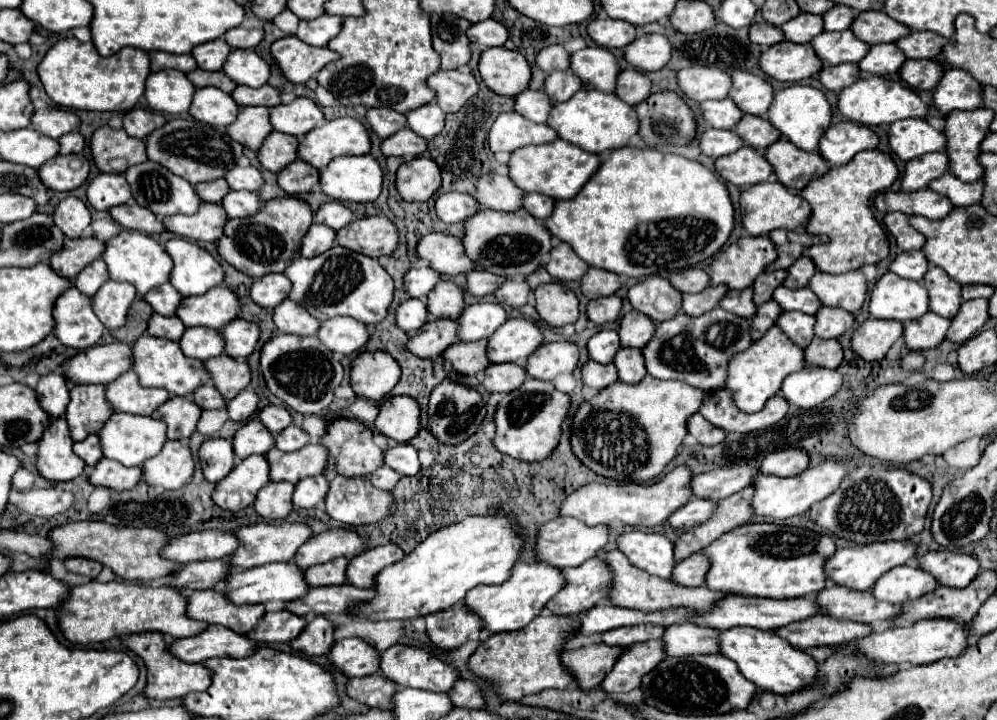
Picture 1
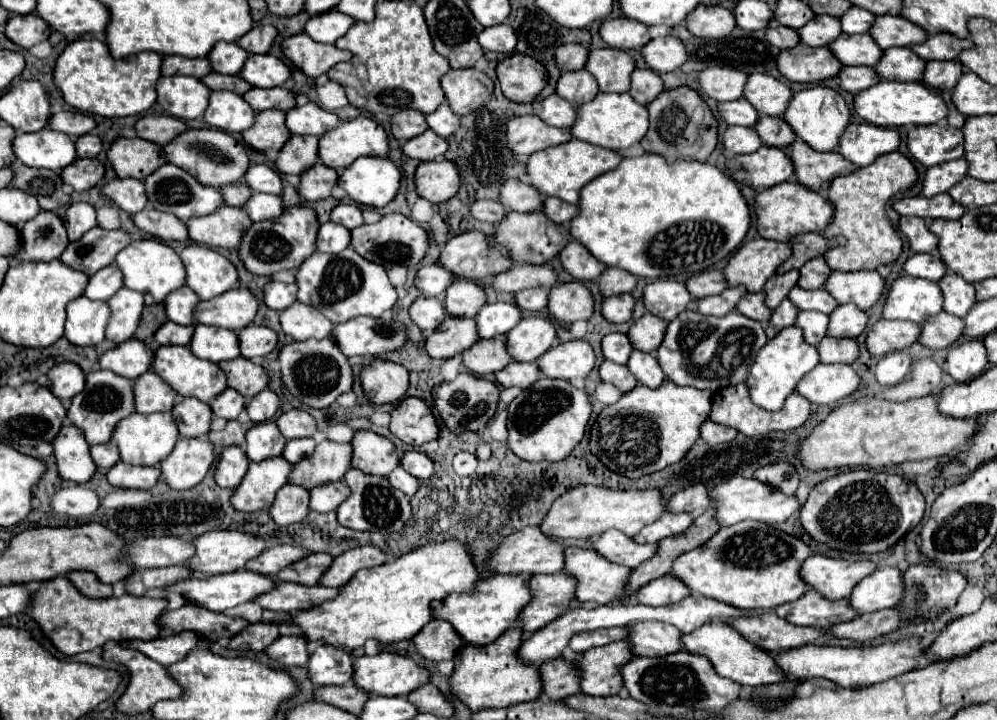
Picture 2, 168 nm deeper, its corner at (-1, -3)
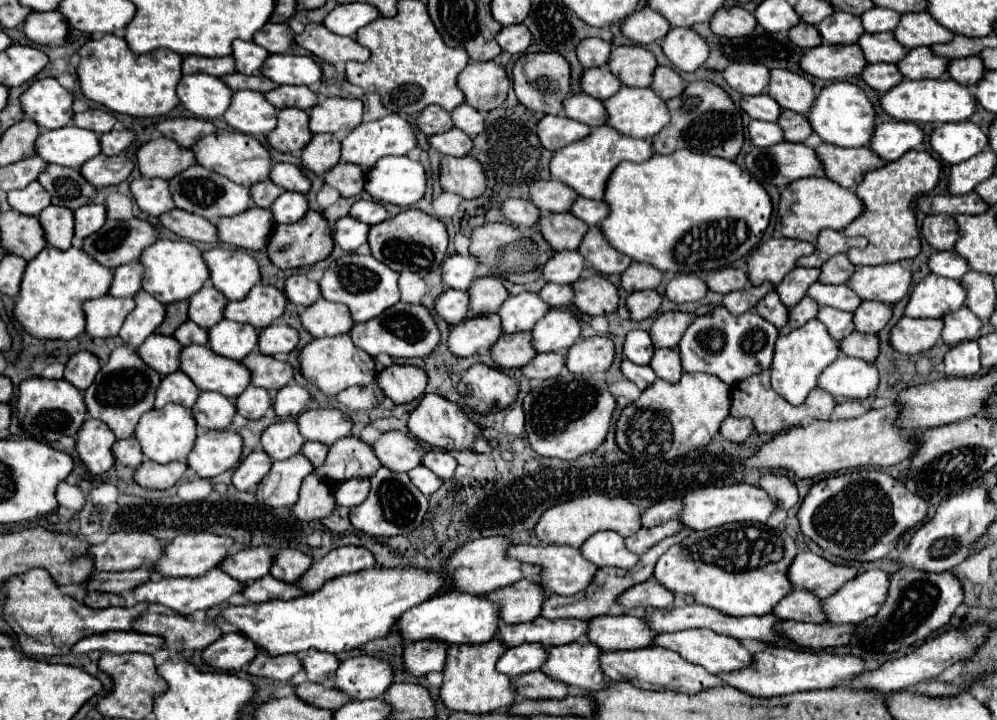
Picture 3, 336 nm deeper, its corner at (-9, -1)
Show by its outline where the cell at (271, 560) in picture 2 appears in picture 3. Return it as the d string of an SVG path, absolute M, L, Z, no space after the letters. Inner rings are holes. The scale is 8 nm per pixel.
M249 547L237 551L235 555L229 553L227 559L219 563L219 569L227 571L227 575L239 579L241 583L249 583L269 573L271 557L273 553L269 551L269 547Z

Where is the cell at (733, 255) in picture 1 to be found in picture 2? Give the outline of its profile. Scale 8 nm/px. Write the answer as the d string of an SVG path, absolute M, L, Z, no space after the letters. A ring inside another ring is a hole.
M755 237L731 253L723 269L725 281L729 287L745 285L749 293L757 293L789 255L789 243Z

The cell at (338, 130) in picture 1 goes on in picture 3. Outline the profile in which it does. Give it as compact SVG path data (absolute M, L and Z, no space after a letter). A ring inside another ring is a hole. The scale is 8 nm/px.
M391 113L391 115L387 115L387 117L379 119L379 121L361 123L357 129L353 129L341 141L341 145L343 145L343 149L341 149L341 161L361 165L363 171L369 171L385 155L407 155L411 149L417 147L417 137L415 137L413 125L407 119L399 117L397 113Z

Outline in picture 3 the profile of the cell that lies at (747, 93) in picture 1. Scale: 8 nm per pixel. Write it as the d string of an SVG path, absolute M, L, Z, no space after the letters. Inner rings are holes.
M773 69L767 93L781 105L781 109L791 109L807 113L815 101L813 83L797 73L787 69Z

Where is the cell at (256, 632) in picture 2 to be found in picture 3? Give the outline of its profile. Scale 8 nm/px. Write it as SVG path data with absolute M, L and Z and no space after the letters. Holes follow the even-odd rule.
M225 633L201 653L201 659L217 671L241 671L255 655L257 649L251 639L241 633Z

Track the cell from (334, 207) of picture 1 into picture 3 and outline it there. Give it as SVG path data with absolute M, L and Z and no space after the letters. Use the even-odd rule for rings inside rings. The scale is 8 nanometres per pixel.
M365 199L357 201L351 207L349 215L355 217L355 219L359 219L359 221L363 221L363 223L367 223L367 225L381 223L381 221L385 221L389 217L387 209L381 203L377 203L377 201L365 201Z

